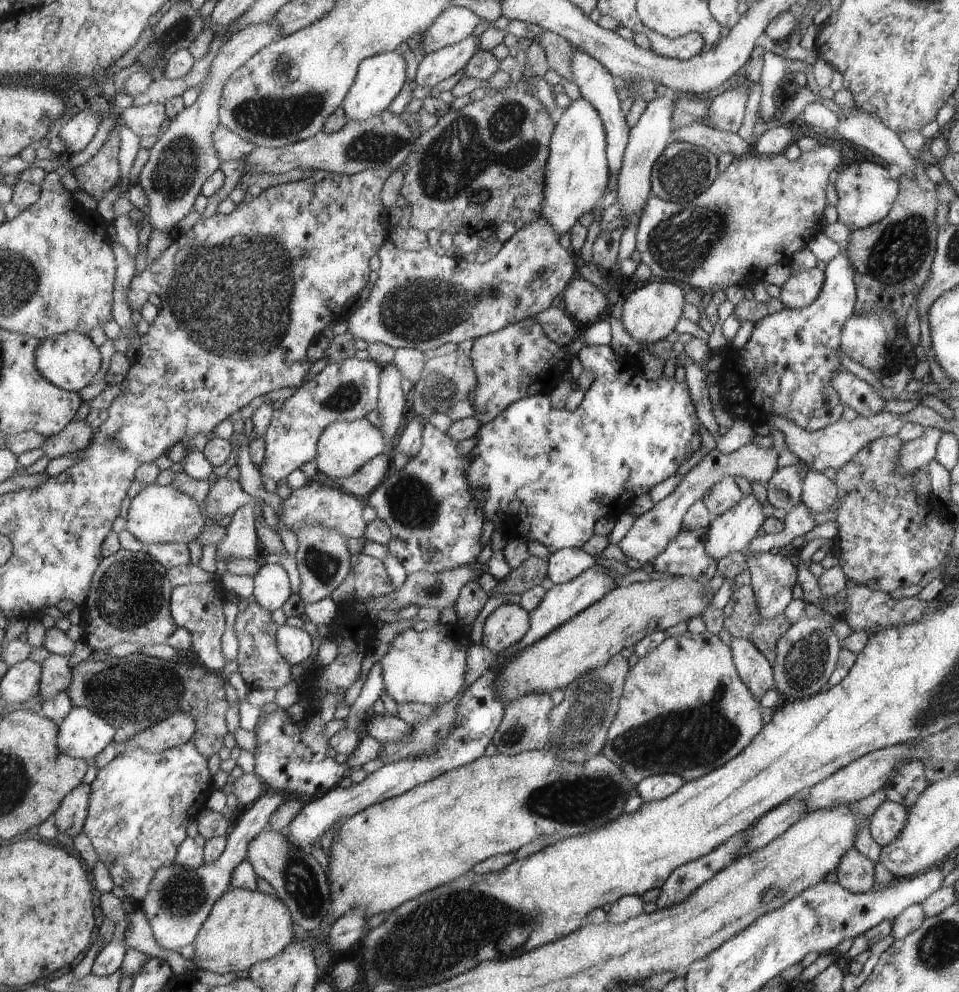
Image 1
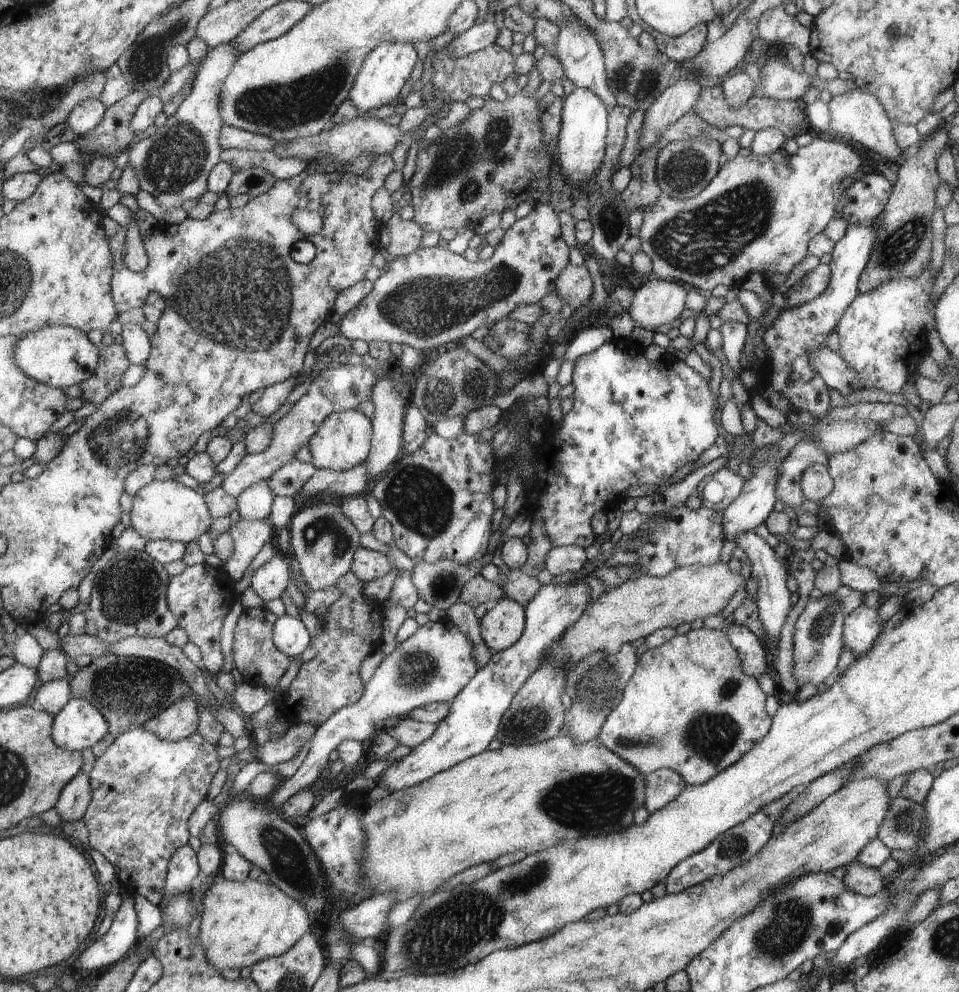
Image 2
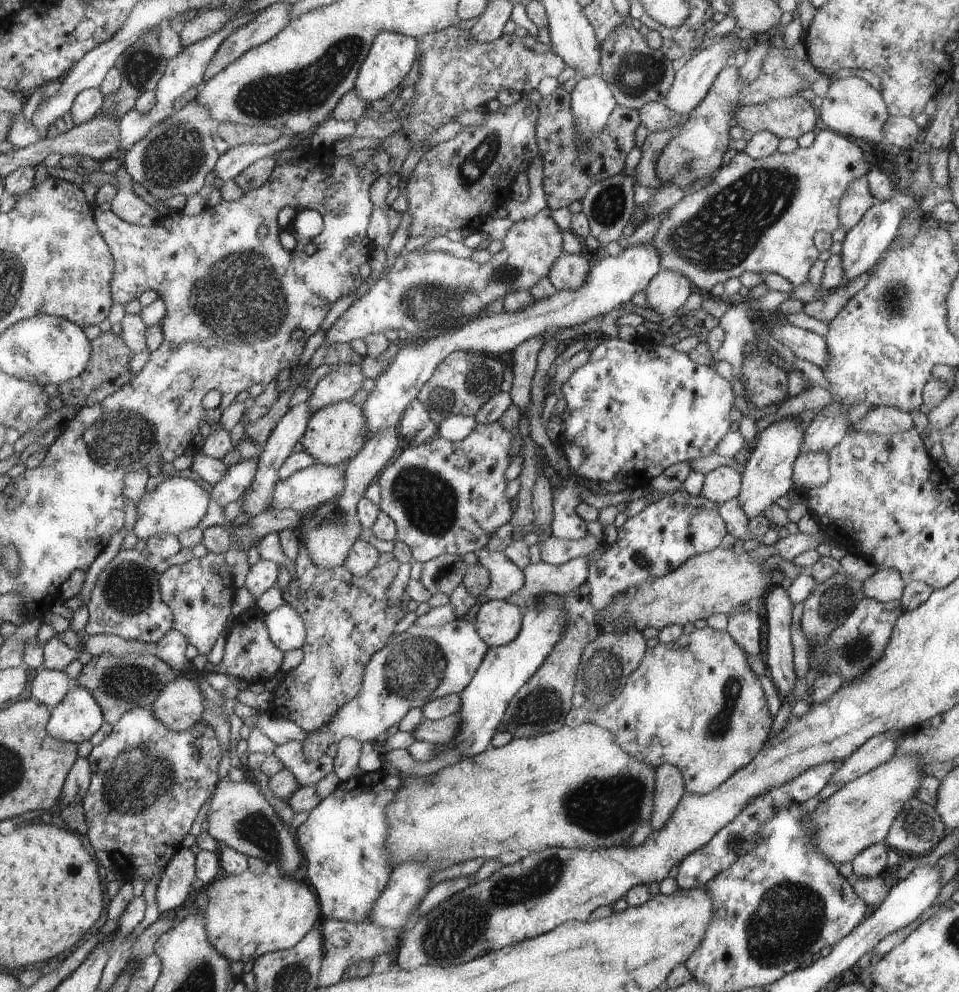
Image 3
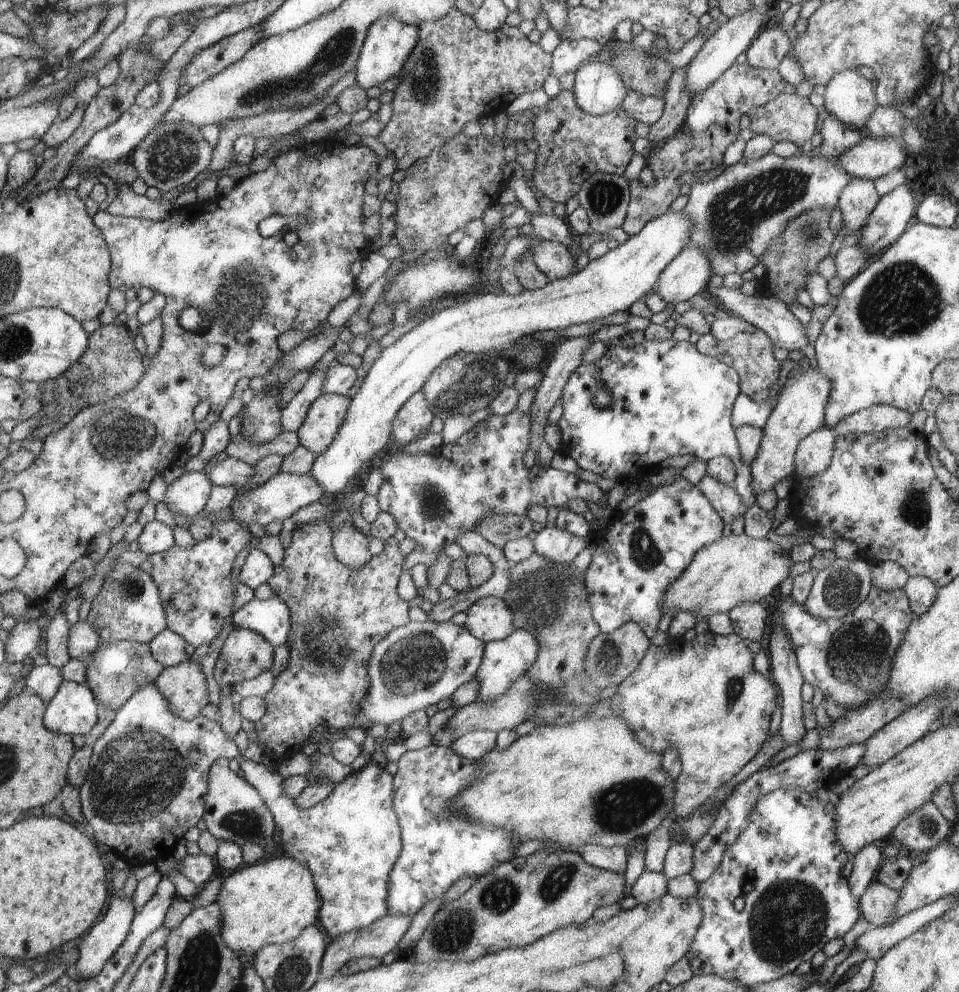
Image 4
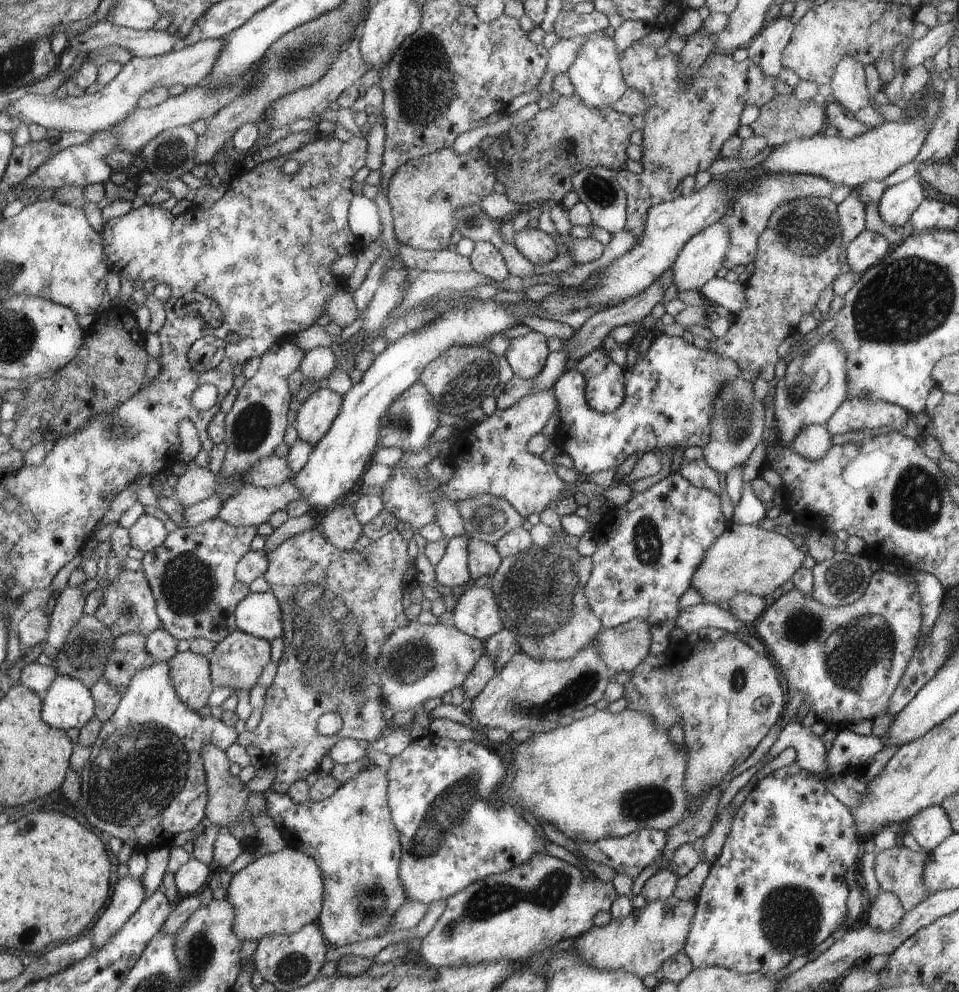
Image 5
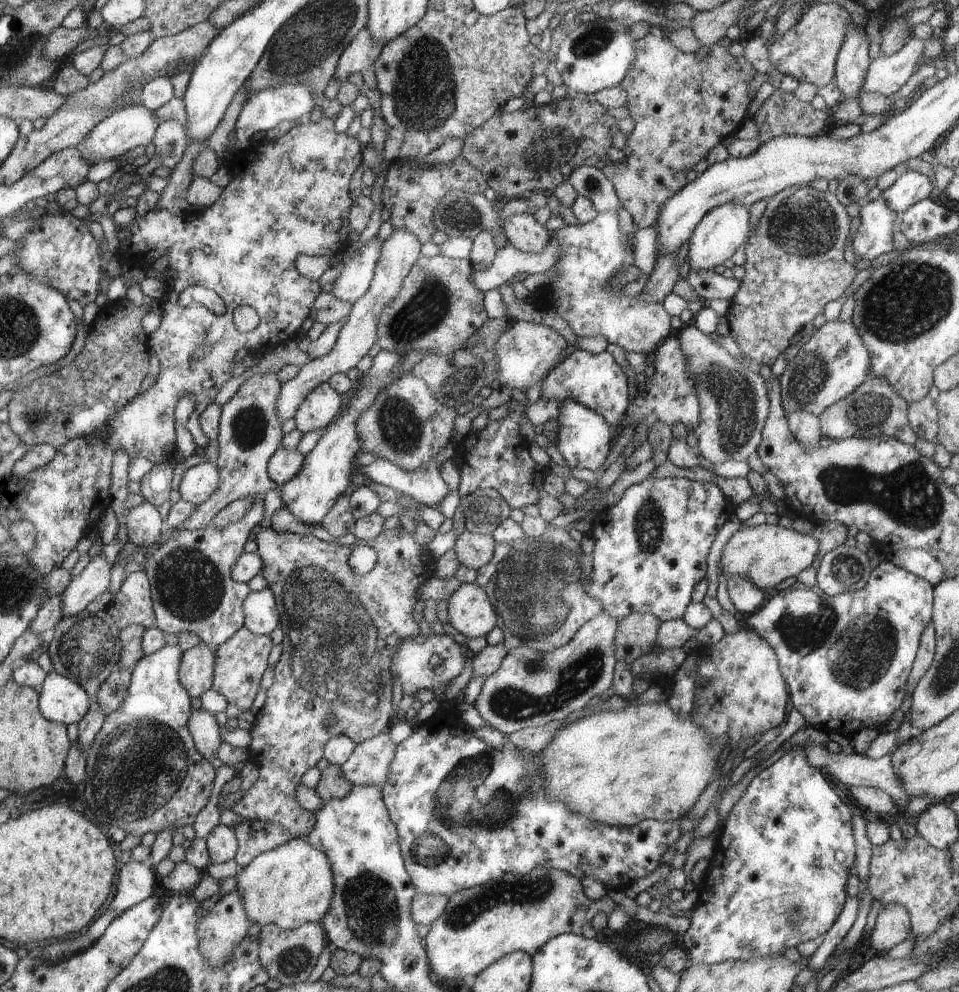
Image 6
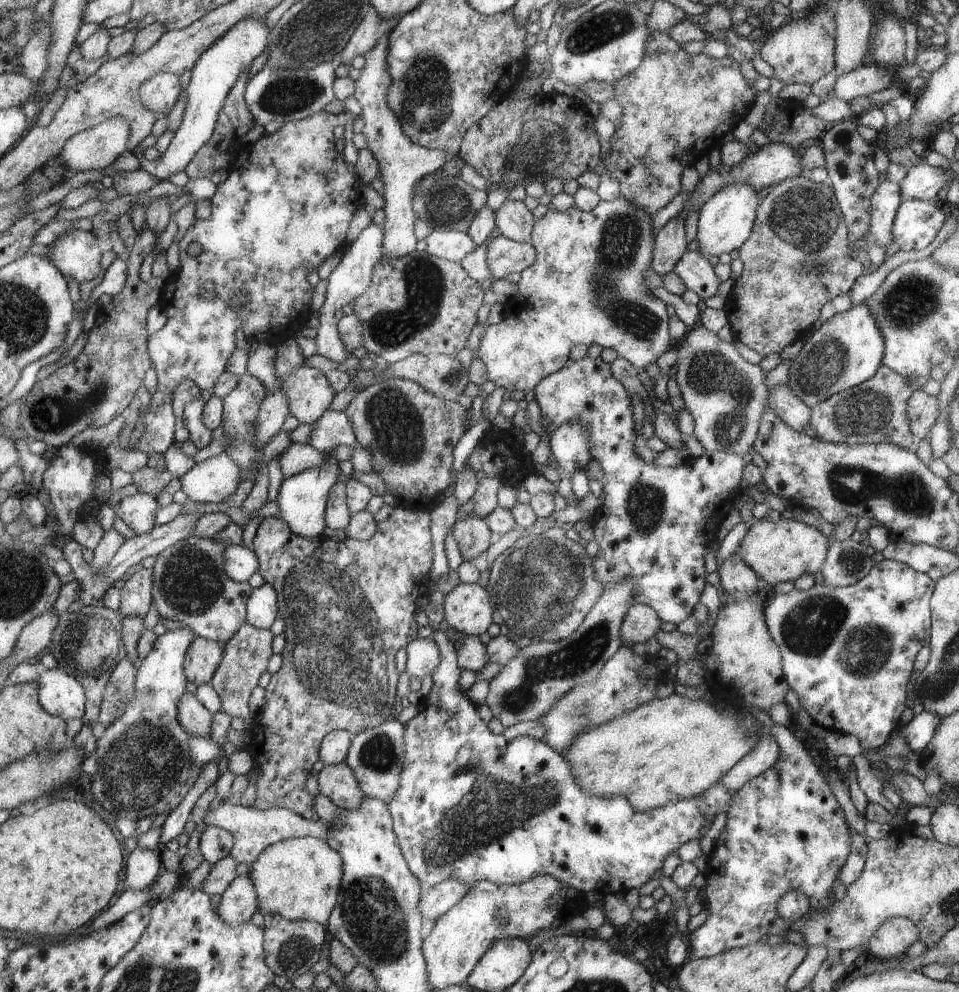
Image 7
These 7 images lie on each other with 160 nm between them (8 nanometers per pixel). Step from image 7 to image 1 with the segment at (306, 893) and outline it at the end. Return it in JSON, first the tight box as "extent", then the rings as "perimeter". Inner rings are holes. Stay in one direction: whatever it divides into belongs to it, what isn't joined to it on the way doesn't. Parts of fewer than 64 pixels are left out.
{"extent":[192,889,297,972],"perimeter":[[[228,889],[215,903],[194,939],[192,962],[198,970],[238,972],[272,959],[294,942],[297,926],[289,908],[276,896],[260,891]]]}

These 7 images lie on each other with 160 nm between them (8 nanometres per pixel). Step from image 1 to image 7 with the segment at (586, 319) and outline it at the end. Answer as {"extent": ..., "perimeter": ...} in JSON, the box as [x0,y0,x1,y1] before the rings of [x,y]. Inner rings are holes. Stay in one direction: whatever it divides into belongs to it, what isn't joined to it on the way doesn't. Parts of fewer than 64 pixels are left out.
{"extent":[495,201,536,243],"perimeter":[[[508,201],[495,212],[495,226],[502,236],[512,240],[528,243],[532,240],[536,217],[532,215],[522,201]]]}

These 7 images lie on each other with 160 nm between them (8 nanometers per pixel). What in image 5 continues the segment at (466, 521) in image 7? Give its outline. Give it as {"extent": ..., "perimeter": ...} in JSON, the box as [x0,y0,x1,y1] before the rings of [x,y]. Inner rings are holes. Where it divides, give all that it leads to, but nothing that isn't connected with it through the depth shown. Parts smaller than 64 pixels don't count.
{"extent":[468,538,503,579],"perimeter":[[[470,538],[468,541],[468,570],[472,579],[492,577],[503,559],[492,544]]]}

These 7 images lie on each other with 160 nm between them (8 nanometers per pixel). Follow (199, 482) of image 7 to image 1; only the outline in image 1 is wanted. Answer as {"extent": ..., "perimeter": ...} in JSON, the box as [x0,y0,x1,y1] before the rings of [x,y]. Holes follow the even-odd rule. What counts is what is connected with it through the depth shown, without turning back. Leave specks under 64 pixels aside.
{"extent":[126,482,206,546],"perimeter":[[[155,482],[138,493],[132,500],[126,514],[126,530],[145,546],[164,543],[189,543],[197,540],[206,524],[200,513],[200,503],[191,496],[172,488],[161,486]]]}

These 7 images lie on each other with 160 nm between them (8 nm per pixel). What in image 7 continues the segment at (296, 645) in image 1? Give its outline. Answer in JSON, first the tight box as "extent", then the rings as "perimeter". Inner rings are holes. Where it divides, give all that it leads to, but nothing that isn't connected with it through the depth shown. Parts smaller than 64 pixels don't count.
{"extent":[246,583,277,629],"perimeter":[[[268,583],[253,589],[249,596],[246,623],[259,629],[270,629],[277,615],[277,591]]]}

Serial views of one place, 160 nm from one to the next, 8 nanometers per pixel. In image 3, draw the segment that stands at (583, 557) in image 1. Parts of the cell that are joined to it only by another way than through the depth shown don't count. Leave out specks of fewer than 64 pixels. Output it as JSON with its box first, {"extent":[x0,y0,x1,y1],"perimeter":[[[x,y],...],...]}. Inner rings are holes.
{"extent":[540,534,598,565],"perimeter":[[[588,534],[583,539],[573,541],[572,539],[557,539],[550,535],[540,544],[541,560],[551,565],[561,565],[569,560],[586,557],[590,552],[594,552],[598,545],[596,538]]]}

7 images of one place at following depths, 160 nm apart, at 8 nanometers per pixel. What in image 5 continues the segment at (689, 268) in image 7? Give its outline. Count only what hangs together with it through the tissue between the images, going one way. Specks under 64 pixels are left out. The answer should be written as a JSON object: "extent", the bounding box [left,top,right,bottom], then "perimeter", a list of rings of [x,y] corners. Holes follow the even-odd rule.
{"extent":[699,277,746,314],"perimeter":[[[715,277],[699,291],[713,305],[720,305],[732,314],[739,314],[746,307],[744,284],[728,282],[724,278]]]}

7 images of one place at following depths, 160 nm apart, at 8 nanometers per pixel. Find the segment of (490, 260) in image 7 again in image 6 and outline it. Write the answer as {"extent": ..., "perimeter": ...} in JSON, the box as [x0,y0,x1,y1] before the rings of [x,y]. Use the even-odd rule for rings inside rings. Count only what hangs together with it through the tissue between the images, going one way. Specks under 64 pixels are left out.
{"extent":[473,238,561,293],"perimeter":[[[551,238],[548,247],[540,253],[523,252],[508,244],[496,250],[490,268],[483,272],[473,272],[473,282],[479,290],[486,293],[508,283],[518,274],[534,275],[551,270],[558,260],[561,260],[561,252],[556,238]]]}

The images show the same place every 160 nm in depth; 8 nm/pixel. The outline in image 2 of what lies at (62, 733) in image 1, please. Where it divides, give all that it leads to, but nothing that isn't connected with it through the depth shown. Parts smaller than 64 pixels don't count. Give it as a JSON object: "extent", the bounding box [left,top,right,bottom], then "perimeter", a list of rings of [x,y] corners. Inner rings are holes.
{"extent":[53,699,109,752],"perimeter":[[[70,699],[53,720],[53,741],[62,749],[82,752],[98,744],[109,732],[109,723],[96,706],[84,699]]]}

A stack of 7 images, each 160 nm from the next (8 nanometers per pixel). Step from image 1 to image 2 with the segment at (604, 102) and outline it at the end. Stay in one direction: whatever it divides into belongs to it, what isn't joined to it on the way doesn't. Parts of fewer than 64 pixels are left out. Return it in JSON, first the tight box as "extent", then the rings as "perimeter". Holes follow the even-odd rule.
{"extent":[555,20,618,110],"perimeter":[[[581,20],[574,23],[564,23],[559,27],[559,35],[556,41],[555,56],[564,65],[564,79],[570,80],[577,87],[590,89],[594,94],[598,95],[610,110],[618,105],[618,101],[612,90],[608,86],[607,72],[605,69],[605,58],[601,49],[601,44],[596,40],[593,31],[586,27]]]}

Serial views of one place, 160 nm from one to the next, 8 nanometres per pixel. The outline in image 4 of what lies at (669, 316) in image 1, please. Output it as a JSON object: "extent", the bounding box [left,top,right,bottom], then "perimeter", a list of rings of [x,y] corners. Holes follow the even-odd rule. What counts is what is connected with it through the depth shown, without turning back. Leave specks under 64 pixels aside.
{"extent":[656,247,711,305],"perimeter":[[[686,247],[661,272],[656,293],[668,304],[676,305],[692,299],[698,293],[705,293],[711,277],[708,253],[704,249]]]}

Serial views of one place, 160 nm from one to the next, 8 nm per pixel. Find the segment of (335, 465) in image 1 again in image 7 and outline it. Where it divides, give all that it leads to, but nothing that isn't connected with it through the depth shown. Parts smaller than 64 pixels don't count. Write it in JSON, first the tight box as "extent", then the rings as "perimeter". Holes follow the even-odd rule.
{"extent":[282,365,334,425],"perimeter":[[[302,365],[282,380],[288,397],[289,414],[299,423],[313,425],[330,410],[334,389],[320,369]]]}

